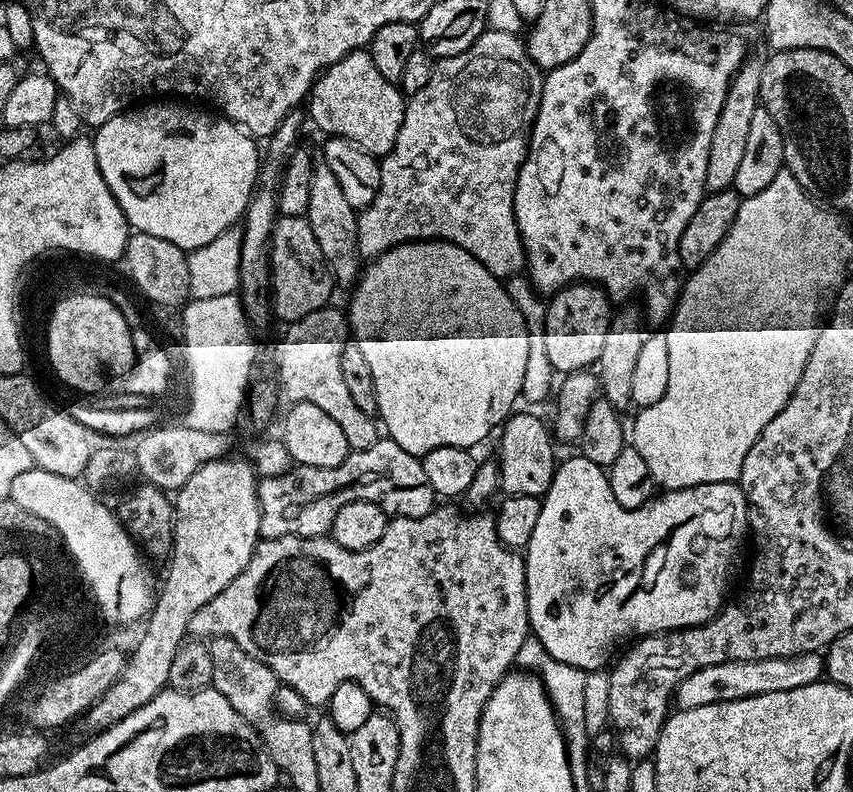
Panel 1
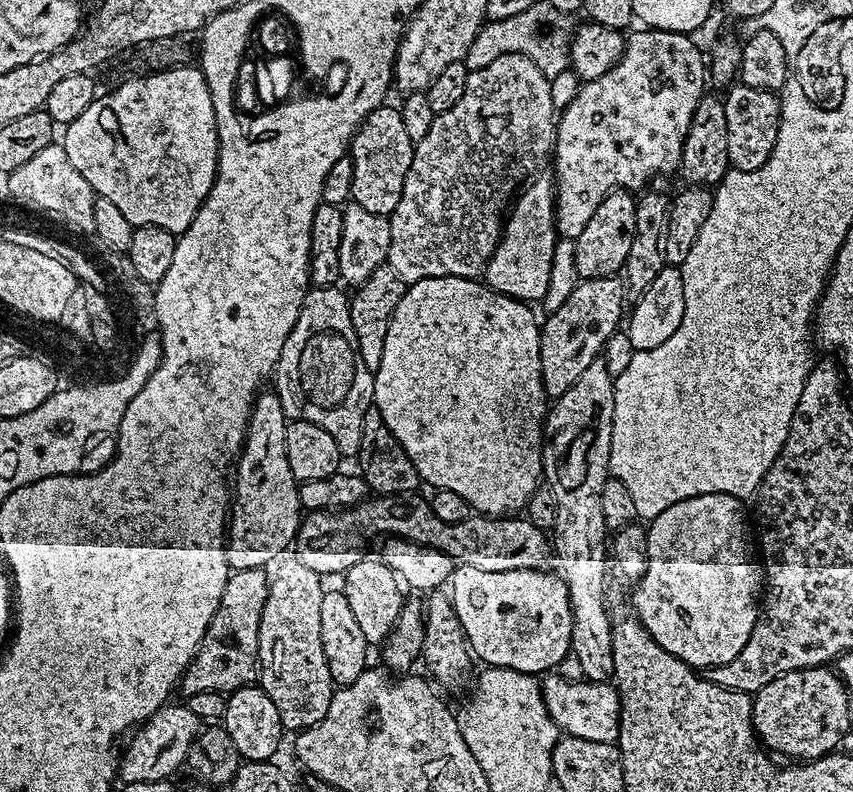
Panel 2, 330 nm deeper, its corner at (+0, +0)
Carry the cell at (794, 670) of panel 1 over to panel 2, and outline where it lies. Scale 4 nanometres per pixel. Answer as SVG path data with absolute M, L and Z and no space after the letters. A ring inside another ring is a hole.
M548 674L543 677L542 689L543 698L548 704L548 714L550 718L567 735L586 738L586 742L606 742L613 743L620 734L620 694L616 686L610 682L579 682L580 684L571 684L564 676L560 674Z

